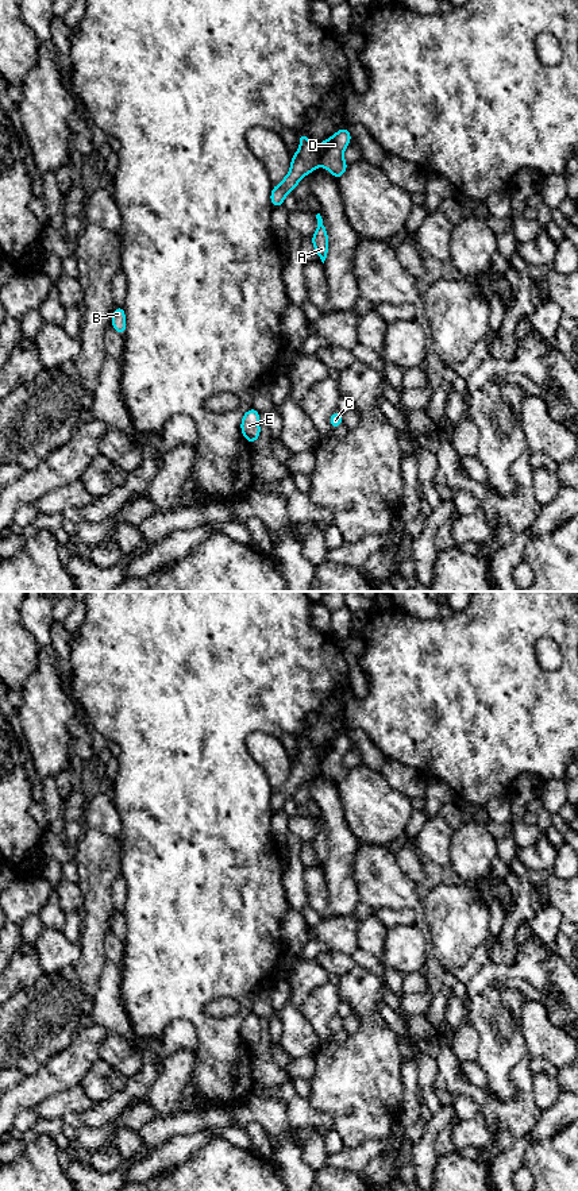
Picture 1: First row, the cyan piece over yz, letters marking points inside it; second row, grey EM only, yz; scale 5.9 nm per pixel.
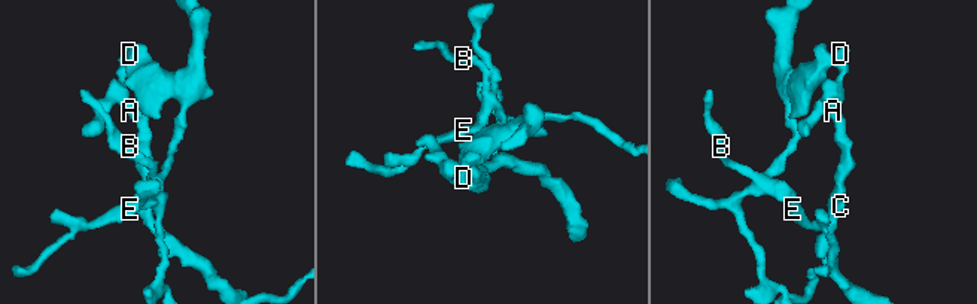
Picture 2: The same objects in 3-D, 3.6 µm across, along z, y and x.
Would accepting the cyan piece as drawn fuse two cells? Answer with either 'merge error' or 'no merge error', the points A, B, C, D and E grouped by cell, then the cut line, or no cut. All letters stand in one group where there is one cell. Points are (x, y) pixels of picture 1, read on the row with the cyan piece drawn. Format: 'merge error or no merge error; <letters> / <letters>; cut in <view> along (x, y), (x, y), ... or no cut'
merge error; A C D / B E; cut in yz along (318, 146), (320, 164)

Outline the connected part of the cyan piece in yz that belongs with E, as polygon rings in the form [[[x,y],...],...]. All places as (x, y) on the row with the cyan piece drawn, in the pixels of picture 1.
[[[254,406],[243,415],[240,431],[250,444],[258,440],[261,435],[259,412]]]

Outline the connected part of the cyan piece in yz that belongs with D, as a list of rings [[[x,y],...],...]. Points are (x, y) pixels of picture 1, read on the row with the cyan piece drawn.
[[[347,127],[340,128],[332,136],[323,140],[319,146],[321,157],[320,165],[325,167],[336,180],[347,170],[347,162],[343,159],[344,150],[352,136]]]

